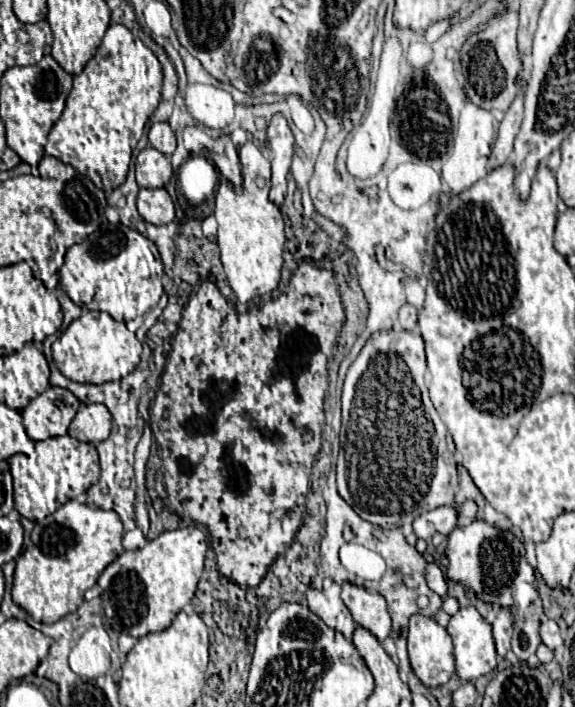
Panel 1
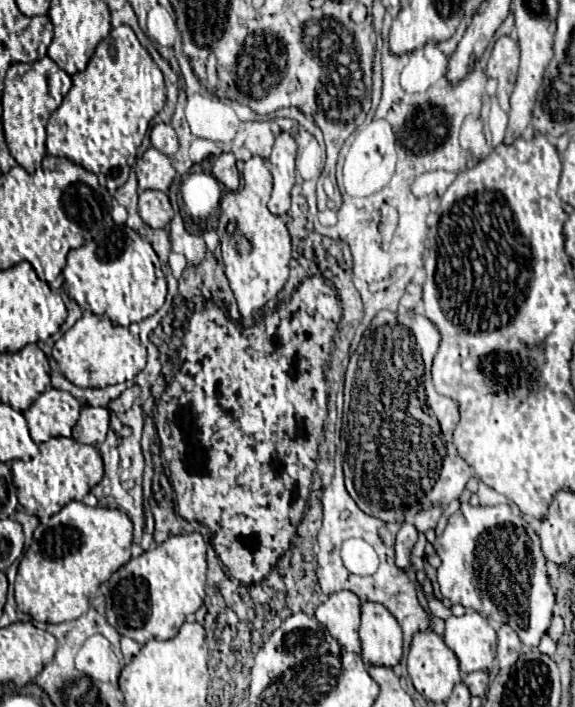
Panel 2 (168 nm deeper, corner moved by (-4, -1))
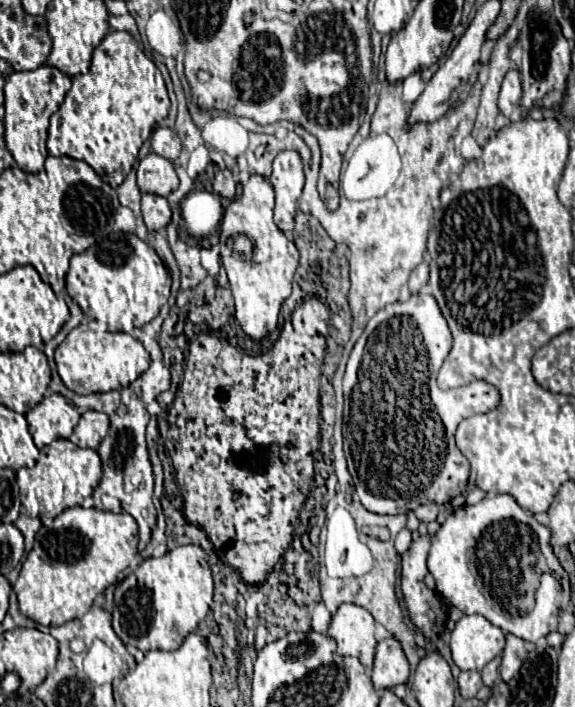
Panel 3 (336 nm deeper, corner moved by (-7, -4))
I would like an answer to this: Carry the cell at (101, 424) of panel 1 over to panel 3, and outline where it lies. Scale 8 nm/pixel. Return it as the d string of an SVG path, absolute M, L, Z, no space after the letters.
M87 411L81 415L79 425L69 440L79 447L97 449L109 431L109 417L103 411Z

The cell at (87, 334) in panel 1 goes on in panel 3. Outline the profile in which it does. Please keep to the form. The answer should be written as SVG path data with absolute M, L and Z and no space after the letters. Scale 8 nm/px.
M87 319L85 323L77 325L55 349L55 363L59 377L71 391L79 395L91 395L111 389L123 389L133 383L143 371L147 371L149 353L145 351L141 341L137 341L129 333L111 333L101 329L95 319Z

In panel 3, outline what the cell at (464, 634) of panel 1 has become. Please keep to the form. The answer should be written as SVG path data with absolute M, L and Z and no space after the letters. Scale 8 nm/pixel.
M465 615L451 631L449 647L461 671L481 671L493 657L501 655L505 635L483 615Z

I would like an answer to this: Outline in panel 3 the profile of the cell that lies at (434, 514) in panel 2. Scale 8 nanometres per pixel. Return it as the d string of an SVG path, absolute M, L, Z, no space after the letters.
M427 503L427 505L421 505L415 509L415 517L423 523L431 523L437 519L437 505L435 503Z

